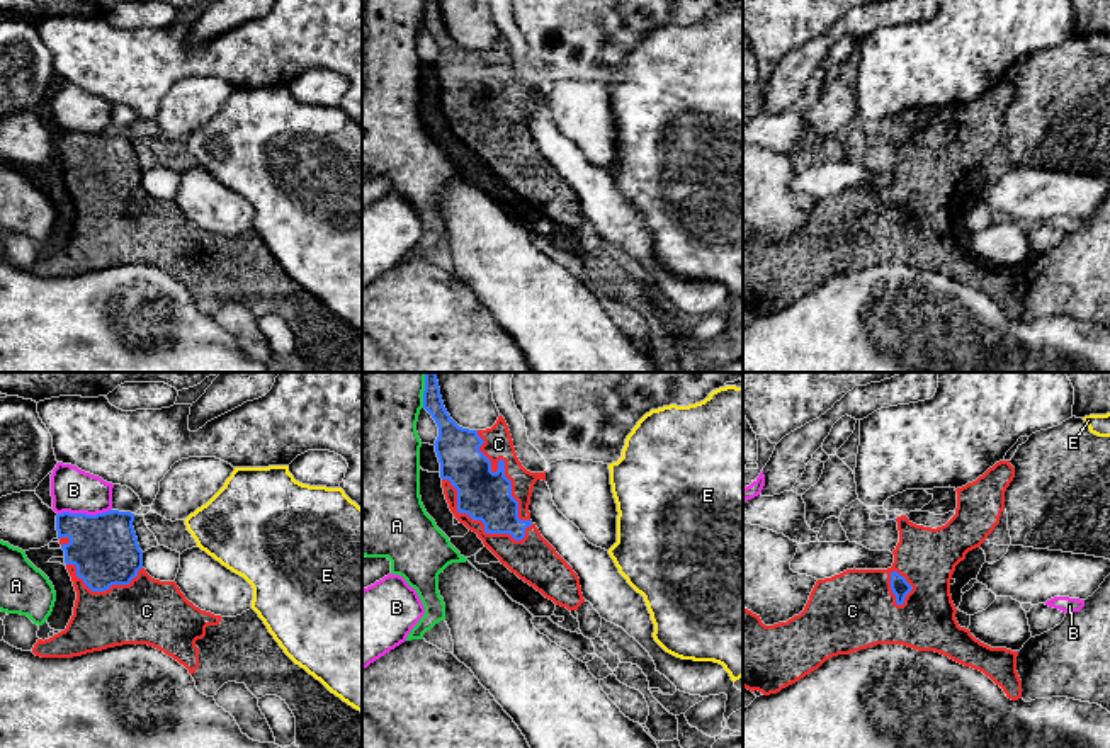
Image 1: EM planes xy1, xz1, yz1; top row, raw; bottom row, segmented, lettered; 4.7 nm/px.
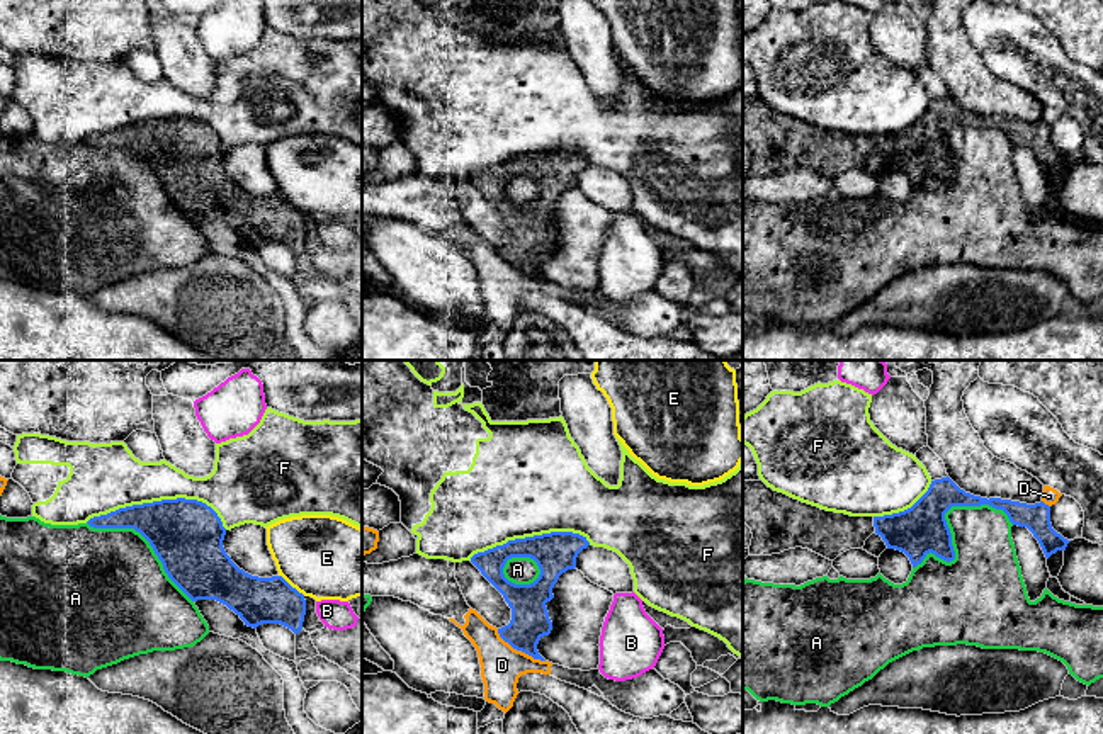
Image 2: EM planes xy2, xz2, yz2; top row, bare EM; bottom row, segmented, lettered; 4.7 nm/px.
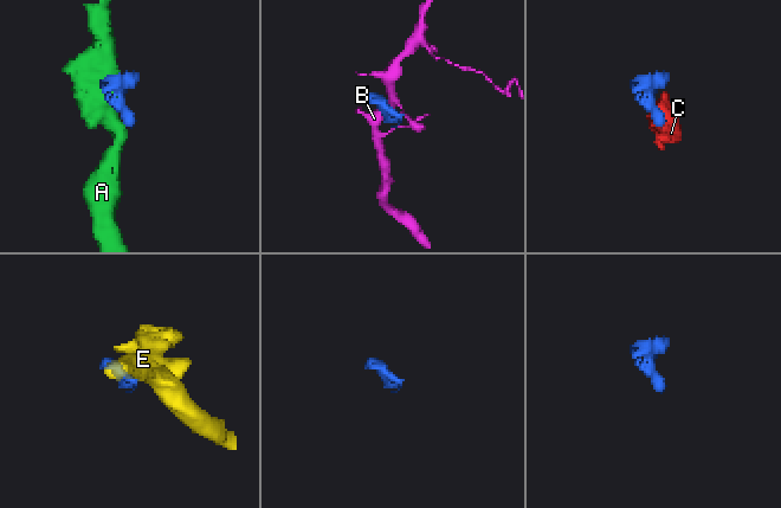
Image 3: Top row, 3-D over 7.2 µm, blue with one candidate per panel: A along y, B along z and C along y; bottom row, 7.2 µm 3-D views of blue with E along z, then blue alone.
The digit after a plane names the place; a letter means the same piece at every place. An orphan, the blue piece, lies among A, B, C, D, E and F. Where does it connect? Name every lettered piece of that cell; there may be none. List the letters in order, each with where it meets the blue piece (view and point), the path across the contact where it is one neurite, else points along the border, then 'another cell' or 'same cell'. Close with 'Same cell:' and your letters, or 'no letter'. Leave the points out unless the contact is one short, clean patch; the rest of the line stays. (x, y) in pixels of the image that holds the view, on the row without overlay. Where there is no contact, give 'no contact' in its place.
A: yz2 (945, 141) | another cell
B: xy1 (84, 133) | another cell
C: xz1 (504, 85) | same cell
D: xz2 (519, 269) | along xz2 (497, 248), (514, 267), (544, 281) | another cell
E: xy2 (291, 206) | another cell
F: xy2 (158, 121) | another cell
Same cell: C

